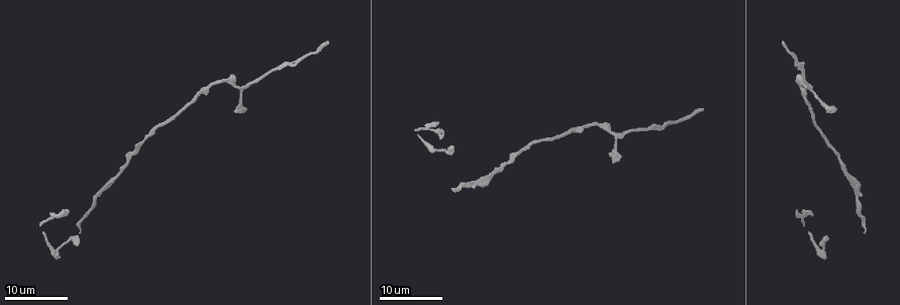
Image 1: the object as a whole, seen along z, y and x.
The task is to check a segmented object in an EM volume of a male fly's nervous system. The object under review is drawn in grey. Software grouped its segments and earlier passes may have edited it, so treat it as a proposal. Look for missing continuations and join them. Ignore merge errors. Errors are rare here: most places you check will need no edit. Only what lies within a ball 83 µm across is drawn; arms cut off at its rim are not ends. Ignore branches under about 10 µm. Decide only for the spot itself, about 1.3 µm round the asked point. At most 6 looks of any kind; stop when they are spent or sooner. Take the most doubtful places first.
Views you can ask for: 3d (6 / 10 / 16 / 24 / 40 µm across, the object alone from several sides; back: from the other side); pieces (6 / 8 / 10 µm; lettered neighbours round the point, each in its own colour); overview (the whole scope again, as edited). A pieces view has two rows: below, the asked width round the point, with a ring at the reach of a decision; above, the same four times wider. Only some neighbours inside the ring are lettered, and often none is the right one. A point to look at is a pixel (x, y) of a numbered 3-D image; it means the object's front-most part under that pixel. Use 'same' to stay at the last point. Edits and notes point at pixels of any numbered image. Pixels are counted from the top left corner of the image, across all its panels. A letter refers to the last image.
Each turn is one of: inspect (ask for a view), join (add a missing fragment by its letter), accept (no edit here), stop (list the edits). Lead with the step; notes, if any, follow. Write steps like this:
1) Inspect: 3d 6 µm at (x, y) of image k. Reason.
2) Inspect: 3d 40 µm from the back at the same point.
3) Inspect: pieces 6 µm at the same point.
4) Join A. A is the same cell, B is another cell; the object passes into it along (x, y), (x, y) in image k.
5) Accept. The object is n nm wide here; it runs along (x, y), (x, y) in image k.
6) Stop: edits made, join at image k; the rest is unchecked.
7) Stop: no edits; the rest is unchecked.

Inspect: 3d 16 µm at (784, 43) of image 1. Branch stops here.

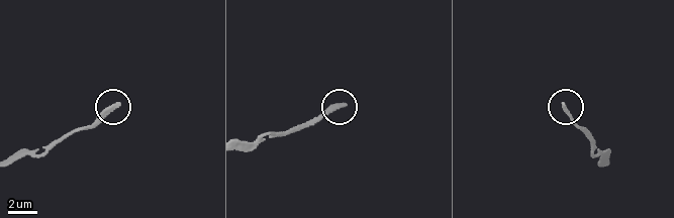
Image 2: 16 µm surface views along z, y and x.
Inspect: pieces 6 µm at (117, 106) of image 2. What lies round it.

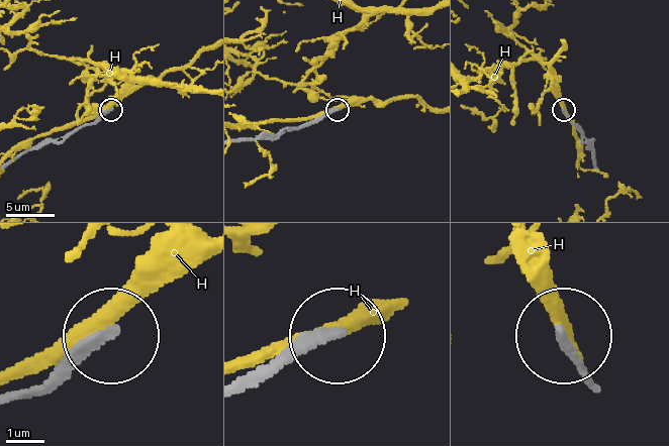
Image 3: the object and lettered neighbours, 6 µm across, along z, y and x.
Accept. The object is 240 nm wide here; H is another cell; it runs along (15, 159), (95, 123), (111, 111) in image 3; no lettered fragment goes on from it.

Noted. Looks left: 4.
Inspect: 3d 16 µm at (614, 159) of image 1. Branch stops here.

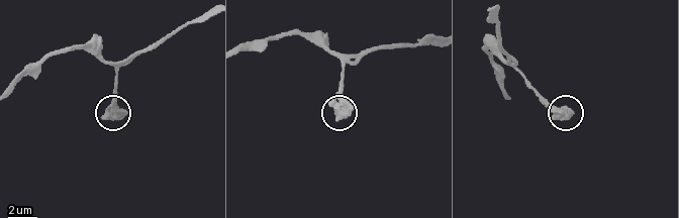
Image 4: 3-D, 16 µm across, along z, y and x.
Inspect: pieces 10 µm at (569, 113) of image 4. See the neighbours.

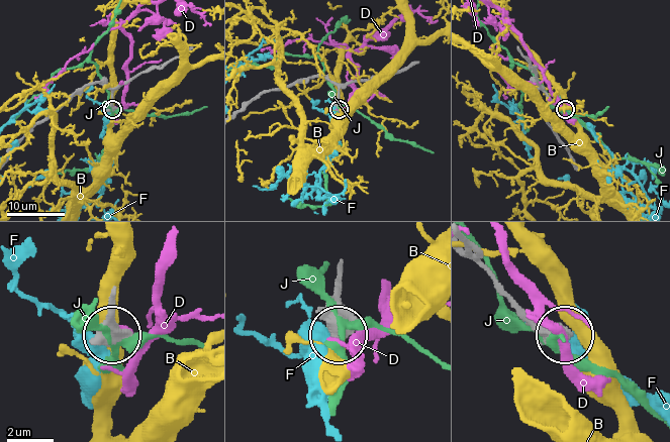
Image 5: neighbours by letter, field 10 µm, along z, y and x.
Accept. The object is 570 nm wide here; B, D, F and J are other cells; no lettered fragment goes on from it.

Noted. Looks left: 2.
Stop: no edits; the rest is unchecked.

